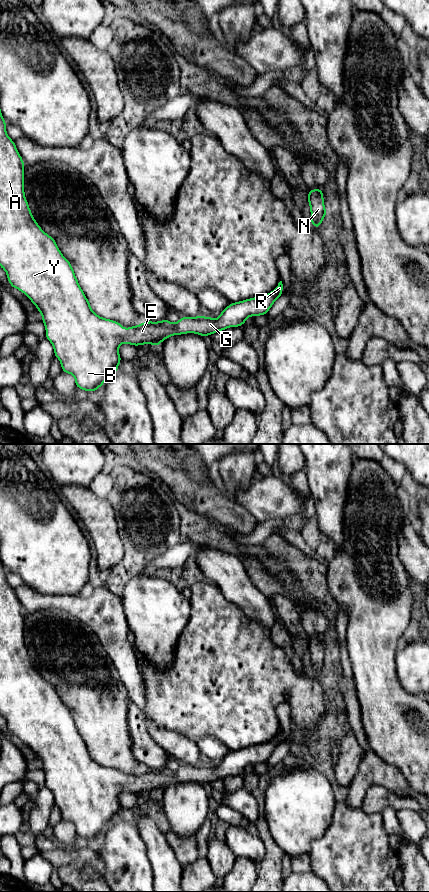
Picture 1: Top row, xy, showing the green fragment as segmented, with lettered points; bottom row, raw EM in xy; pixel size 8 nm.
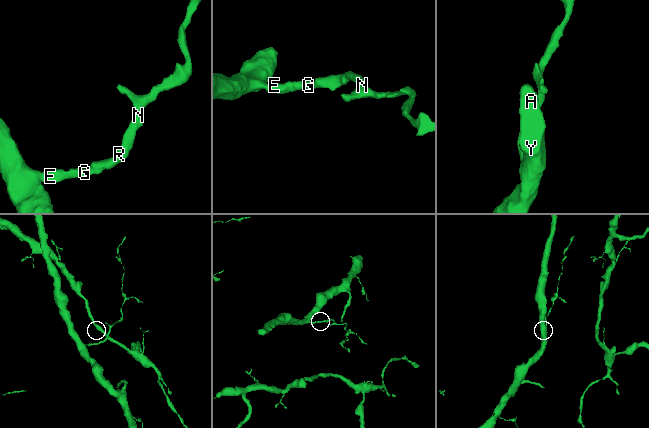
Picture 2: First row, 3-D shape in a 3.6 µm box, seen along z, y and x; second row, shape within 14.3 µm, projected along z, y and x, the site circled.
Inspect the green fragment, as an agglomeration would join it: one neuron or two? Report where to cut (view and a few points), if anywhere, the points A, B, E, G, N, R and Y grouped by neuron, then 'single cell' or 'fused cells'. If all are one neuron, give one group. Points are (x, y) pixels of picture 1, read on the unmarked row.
no cut | A B E G N R Y | single cell

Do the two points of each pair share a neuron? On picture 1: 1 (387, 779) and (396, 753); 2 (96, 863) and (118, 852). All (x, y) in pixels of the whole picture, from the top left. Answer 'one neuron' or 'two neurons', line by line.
1: two neurons
2: two neurons

